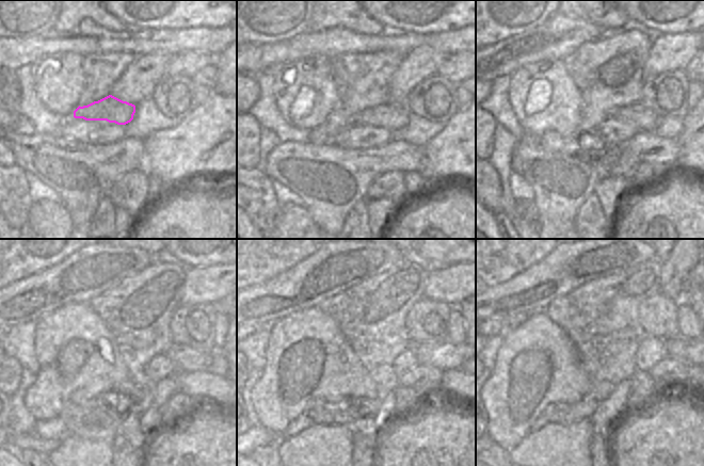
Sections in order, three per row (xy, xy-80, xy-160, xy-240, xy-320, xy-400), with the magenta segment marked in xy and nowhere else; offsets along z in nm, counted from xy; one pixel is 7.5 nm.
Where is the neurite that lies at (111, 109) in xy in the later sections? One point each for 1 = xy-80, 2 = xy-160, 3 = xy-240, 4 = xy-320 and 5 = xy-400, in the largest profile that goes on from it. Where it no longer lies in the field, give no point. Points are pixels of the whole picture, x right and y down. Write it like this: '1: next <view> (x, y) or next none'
1: next xy-80 (385, 116)
2: next xy-160 (622, 125)
3: next xy-240 (185, 358)
4: next xy-320 (446, 355)
5: next xy-400 (691, 349)

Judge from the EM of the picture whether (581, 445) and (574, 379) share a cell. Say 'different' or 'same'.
different

